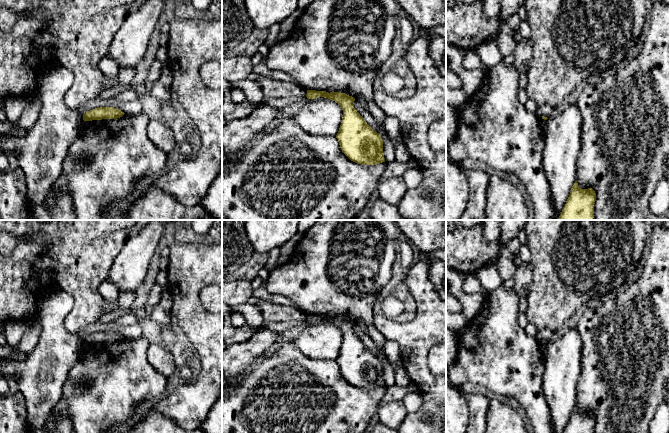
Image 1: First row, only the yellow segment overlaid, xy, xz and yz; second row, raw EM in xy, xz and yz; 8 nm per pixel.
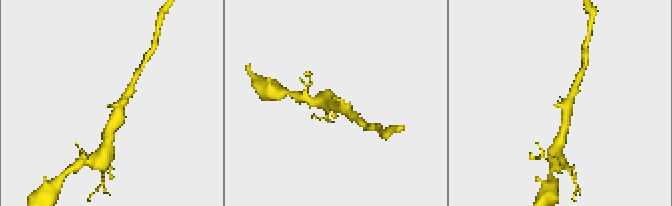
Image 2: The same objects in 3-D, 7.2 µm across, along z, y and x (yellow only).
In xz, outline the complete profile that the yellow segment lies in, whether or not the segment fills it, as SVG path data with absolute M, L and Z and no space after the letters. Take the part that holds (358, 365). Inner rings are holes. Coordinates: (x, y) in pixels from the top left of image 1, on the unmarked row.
M307 314L306 321L315 323L318 321L328 322L337 326L342 334L343 341L339 355L336 359L342 376L353 386L364 389L376 389L385 386L383 377L383 364L379 357L374 355L364 344L364 342L354 332L355 322L341 316L326 316Z

